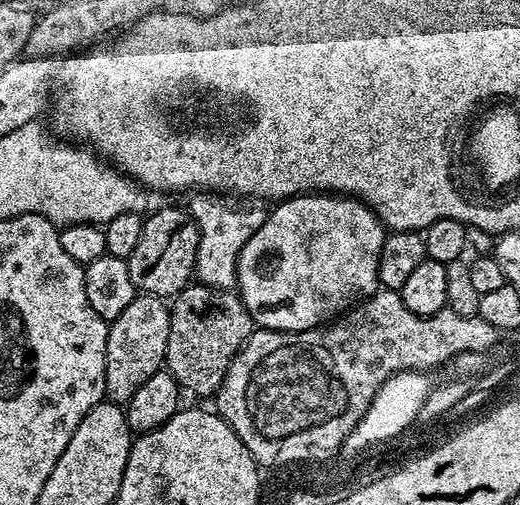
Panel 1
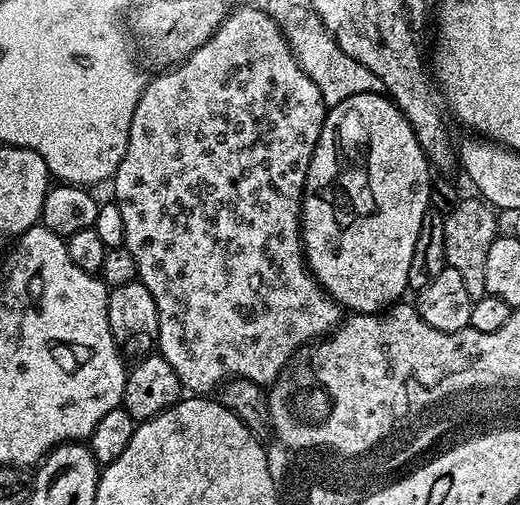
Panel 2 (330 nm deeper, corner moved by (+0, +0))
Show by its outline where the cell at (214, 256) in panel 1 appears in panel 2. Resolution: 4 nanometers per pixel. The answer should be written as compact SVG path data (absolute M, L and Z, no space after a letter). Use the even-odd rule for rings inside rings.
M260 6L233 7L228 17L218 26L216 33L206 42L202 42L198 50L145 83L130 122L128 149L114 177L114 202L118 210L122 210L122 226L126 226L124 247L130 250L130 254L134 254L138 265L138 279L146 286L146 290L150 290L150 294L154 294L154 302L158 306L159 355L164 356L170 366L174 366L174 374L178 374L181 385L187 391L188 388L192 391L189 393L215 393L221 385L233 378L253 380L261 386L270 384L279 378L304 345L327 337L341 323L340 305L325 292L308 270L300 230L304 183L310 158L322 134L325 115L326 107L318 86L303 72L279 26Z

